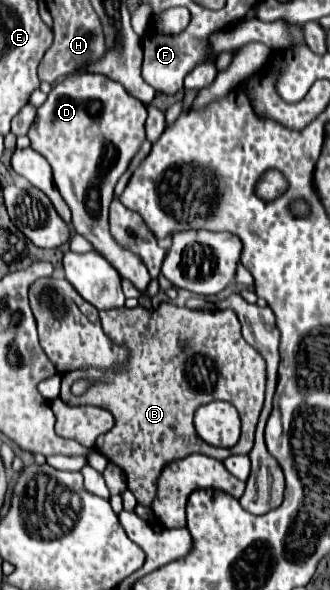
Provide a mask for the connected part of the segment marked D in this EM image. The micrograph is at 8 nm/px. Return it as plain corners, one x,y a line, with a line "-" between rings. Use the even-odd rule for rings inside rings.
74,72
54,84
46,102
38,108
29,128
31,148
42,154
54,172
54,182
72,210
72,224
118,272
128,278
142,294
150,284
146,266
132,252
116,244
108,232
108,206
114,198
114,186
126,172
130,160
146,140
146,106
132,98
124,86
104,74

